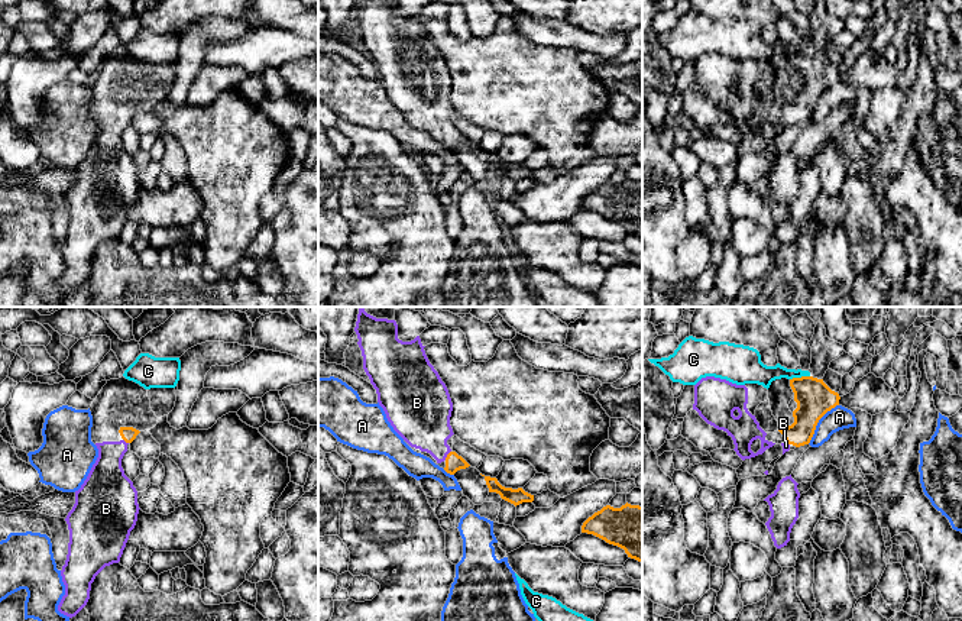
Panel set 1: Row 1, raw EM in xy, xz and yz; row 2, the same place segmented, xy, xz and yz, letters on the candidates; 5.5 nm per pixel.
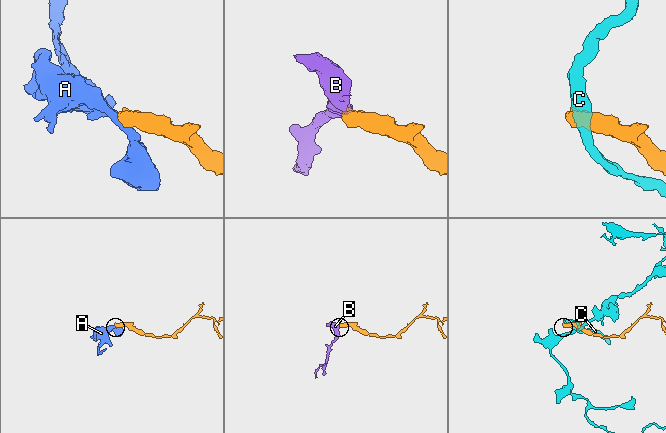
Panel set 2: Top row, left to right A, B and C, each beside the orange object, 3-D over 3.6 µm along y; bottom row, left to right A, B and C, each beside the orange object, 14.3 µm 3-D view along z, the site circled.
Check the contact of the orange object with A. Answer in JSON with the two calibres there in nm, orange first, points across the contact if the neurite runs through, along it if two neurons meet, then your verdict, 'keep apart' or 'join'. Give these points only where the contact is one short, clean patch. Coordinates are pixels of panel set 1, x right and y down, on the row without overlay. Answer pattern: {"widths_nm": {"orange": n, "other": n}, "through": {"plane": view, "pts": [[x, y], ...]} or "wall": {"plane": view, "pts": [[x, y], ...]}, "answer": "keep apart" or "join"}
{"widths_nm": {"orange": 200, "other": 130}, "wall": {"plane": "yz", "pts": [[838, 80], [819, 96], [807, 119]]}, "answer": "keep apart"}

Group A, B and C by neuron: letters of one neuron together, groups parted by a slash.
A / B / C

